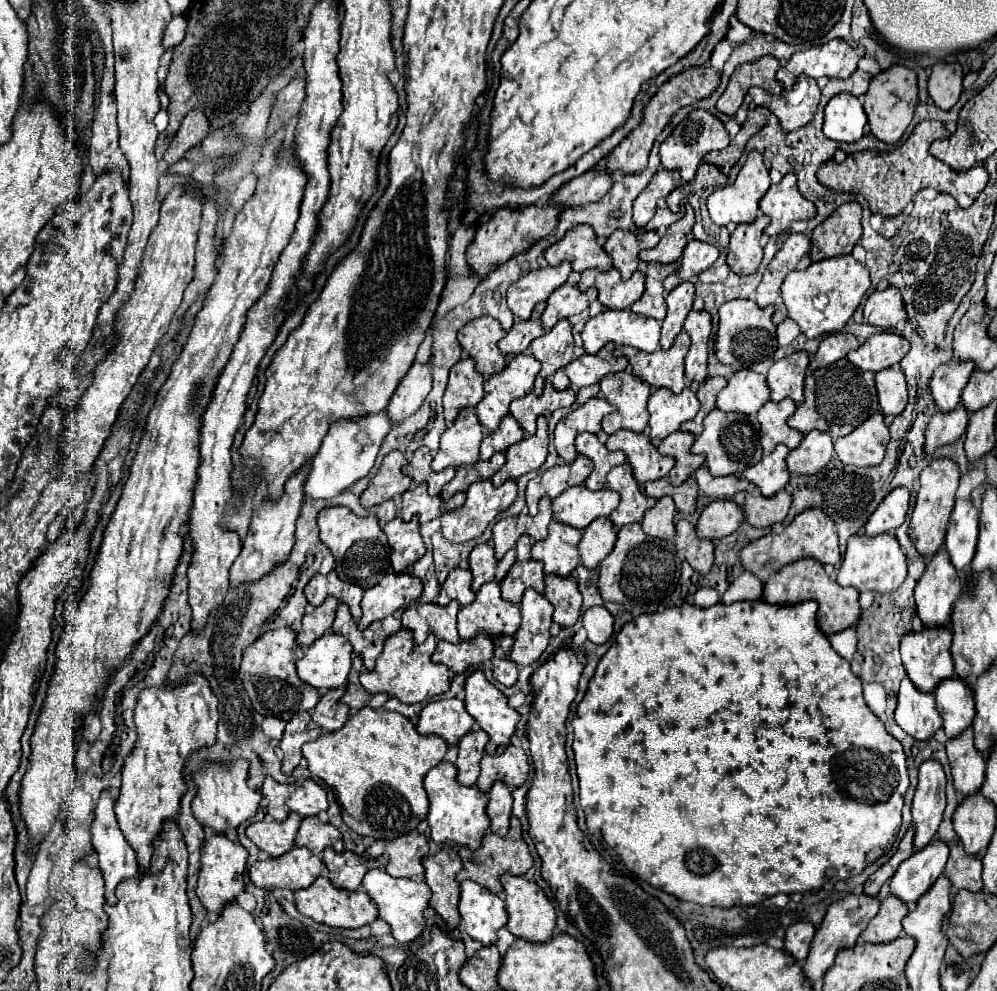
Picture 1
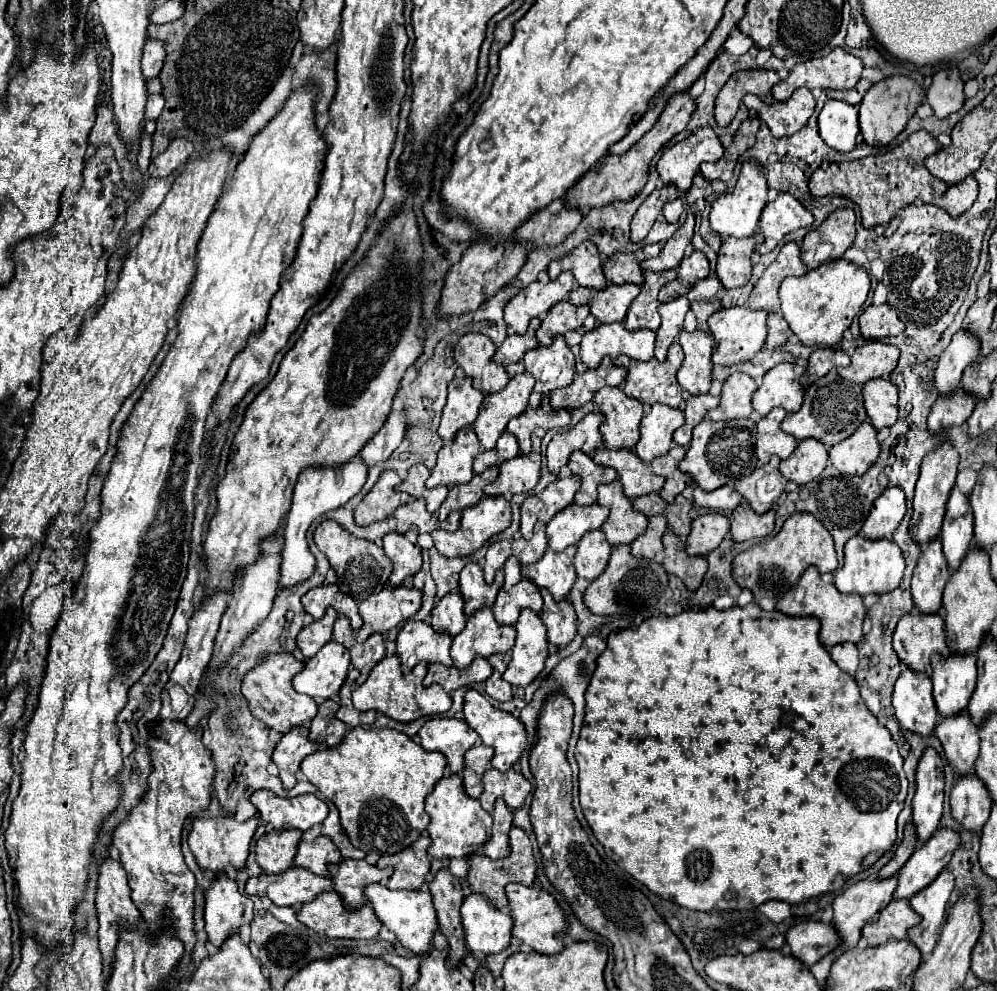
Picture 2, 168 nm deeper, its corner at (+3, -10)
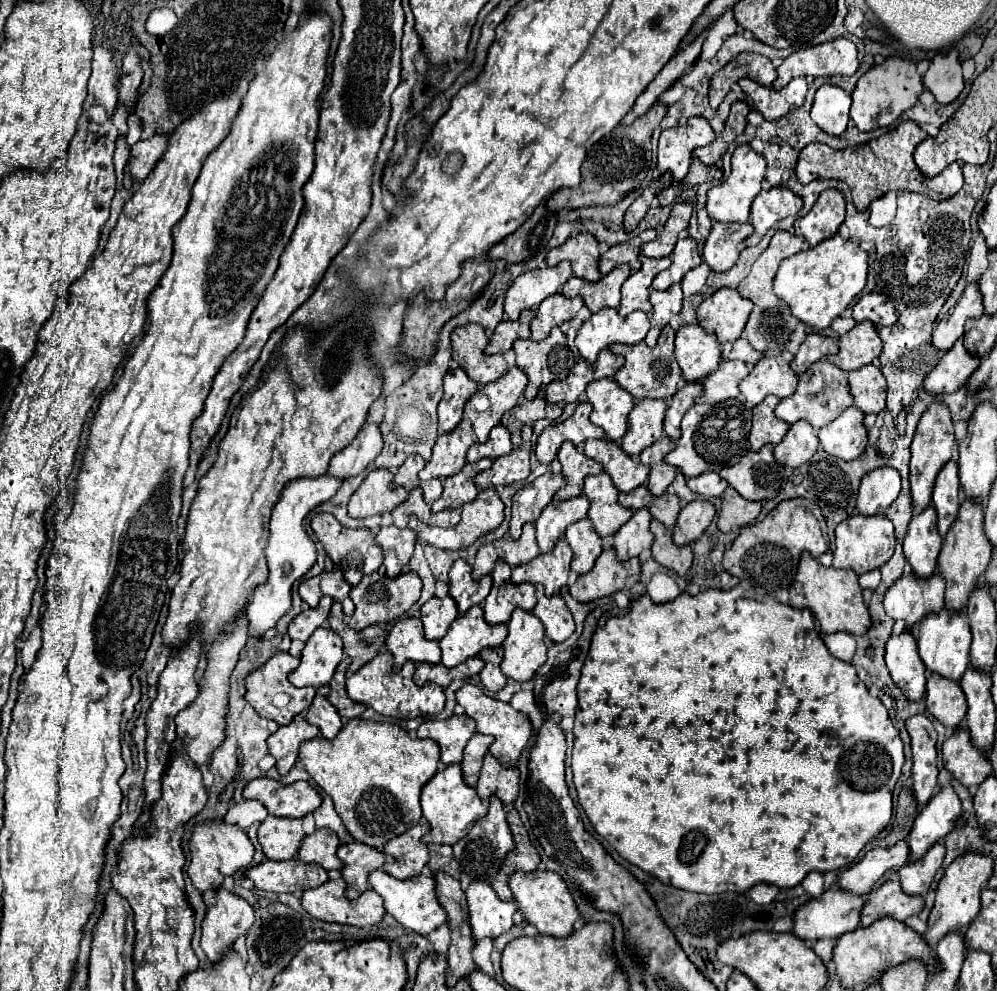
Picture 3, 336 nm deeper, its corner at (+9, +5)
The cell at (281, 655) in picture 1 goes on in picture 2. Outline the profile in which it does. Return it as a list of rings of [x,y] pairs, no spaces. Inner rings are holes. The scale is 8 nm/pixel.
[[[271,653],[265,655],[257,663],[257,667],[247,671],[241,683],[241,693],[249,701],[249,709],[253,717],[263,721],[267,727],[279,731],[281,735],[285,735],[295,725],[309,727],[307,721],[311,721],[317,715],[317,703],[311,697],[297,693],[291,685],[291,679],[301,669],[303,669],[303,661],[297,661],[291,653]]]

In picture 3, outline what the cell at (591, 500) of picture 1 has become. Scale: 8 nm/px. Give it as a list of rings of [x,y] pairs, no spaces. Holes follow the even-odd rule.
[[[583,496],[571,500],[553,500],[535,522],[537,542],[541,552],[551,552],[557,540],[565,534],[567,526],[585,518],[589,510],[589,500]]]

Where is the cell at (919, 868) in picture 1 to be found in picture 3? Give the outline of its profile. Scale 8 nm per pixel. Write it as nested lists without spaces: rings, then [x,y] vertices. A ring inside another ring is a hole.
[[[951,784],[939,786],[937,794],[921,808],[915,818],[913,830],[909,834],[911,860],[923,856],[937,840],[949,834],[955,826],[955,820],[961,816],[961,802]]]

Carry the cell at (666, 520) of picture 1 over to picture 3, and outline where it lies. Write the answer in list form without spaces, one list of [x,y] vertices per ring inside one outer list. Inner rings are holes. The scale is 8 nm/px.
[[[641,508],[633,512],[631,520],[625,522],[613,536],[613,548],[617,554],[617,560],[625,562],[633,556],[639,556],[643,550],[651,548],[653,544],[653,534],[649,532],[649,510]]]

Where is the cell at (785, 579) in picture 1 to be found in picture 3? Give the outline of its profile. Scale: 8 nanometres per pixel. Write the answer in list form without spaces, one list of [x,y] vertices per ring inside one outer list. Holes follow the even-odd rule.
[[[803,552],[799,570],[797,570],[797,576],[795,576],[795,582],[789,590],[789,594],[791,594],[791,606],[809,608],[817,616],[821,630],[825,634],[843,630],[853,636],[863,636],[871,628],[871,616],[863,602],[861,586],[857,582],[857,574],[853,570],[837,570],[833,566],[825,568],[809,552]]]

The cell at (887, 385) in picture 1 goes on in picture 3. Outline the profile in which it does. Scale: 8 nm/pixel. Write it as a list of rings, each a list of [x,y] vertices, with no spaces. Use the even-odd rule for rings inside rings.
[[[869,364],[849,372],[849,386],[851,386],[853,402],[863,414],[871,414],[871,412],[877,414],[885,408],[887,382],[877,366]]]

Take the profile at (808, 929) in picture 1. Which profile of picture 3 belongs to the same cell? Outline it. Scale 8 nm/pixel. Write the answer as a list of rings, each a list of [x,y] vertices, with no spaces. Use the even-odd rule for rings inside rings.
[[[829,888],[819,898],[811,898],[805,906],[801,906],[793,916],[793,934],[805,942],[815,942],[821,938],[839,938],[845,932],[853,932],[859,926],[859,914],[865,900],[861,896],[853,896],[853,892],[841,892],[841,888]]]

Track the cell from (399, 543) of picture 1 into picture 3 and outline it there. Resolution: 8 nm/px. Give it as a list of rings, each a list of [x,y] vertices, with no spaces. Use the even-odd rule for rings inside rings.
[[[387,526],[379,530],[379,534],[375,536],[375,542],[381,546],[385,556],[383,560],[385,574],[389,578],[397,578],[413,554],[415,532],[411,528]]]

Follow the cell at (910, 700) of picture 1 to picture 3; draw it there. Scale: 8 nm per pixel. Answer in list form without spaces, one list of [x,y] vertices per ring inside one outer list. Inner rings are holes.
[[[909,628],[893,634],[885,644],[885,664],[891,678],[899,684],[909,700],[919,700],[925,694],[925,664],[917,654],[917,642]]]

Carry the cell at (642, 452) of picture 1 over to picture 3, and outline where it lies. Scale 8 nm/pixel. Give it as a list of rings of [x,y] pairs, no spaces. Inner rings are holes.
[[[603,438],[603,440],[587,440],[583,448],[585,456],[597,460],[613,480],[613,486],[619,492],[631,492],[637,486],[647,482],[649,468],[629,454],[621,452],[621,446]]]

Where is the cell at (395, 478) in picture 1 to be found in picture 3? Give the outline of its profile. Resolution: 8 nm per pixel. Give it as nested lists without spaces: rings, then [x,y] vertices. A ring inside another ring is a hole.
[[[373,470],[357,492],[349,500],[351,518],[367,518],[375,514],[391,512],[395,506],[405,502],[407,492],[393,484],[393,474],[389,470]]]

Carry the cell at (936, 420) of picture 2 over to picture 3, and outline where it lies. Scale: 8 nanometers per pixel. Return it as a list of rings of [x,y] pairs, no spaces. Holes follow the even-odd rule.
[[[961,338],[957,340],[957,344],[953,344],[953,348],[949,348],[949,352],[945,352],[937,368],[927,374],[923,386],[933,394],[955,392],[977,370],[977,366],[979,366],[979,358],[965,350]]]

